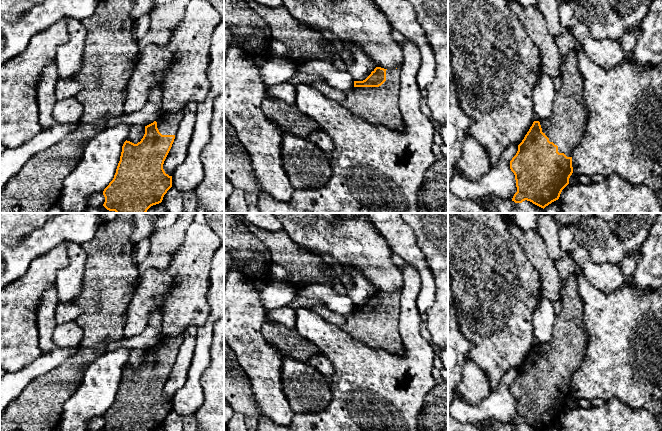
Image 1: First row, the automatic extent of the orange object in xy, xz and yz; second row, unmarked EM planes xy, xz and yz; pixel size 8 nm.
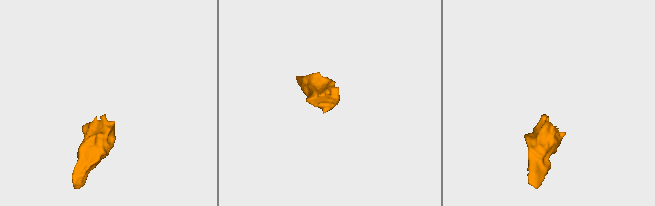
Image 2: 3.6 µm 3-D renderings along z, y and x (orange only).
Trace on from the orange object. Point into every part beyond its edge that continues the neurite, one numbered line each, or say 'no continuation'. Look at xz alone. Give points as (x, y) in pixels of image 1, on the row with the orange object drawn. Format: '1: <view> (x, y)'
1: xz (379, 105)

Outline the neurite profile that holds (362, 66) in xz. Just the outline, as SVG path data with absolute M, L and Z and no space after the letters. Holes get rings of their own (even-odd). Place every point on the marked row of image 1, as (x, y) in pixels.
M343 41L341 44L353 55L353 63L347 65L346 72L353 77L354 81L365 80L376 68L373 60L351 41Z

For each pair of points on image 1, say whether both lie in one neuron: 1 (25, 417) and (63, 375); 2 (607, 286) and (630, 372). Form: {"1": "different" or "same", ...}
{"1": "same", "2": "different"}

